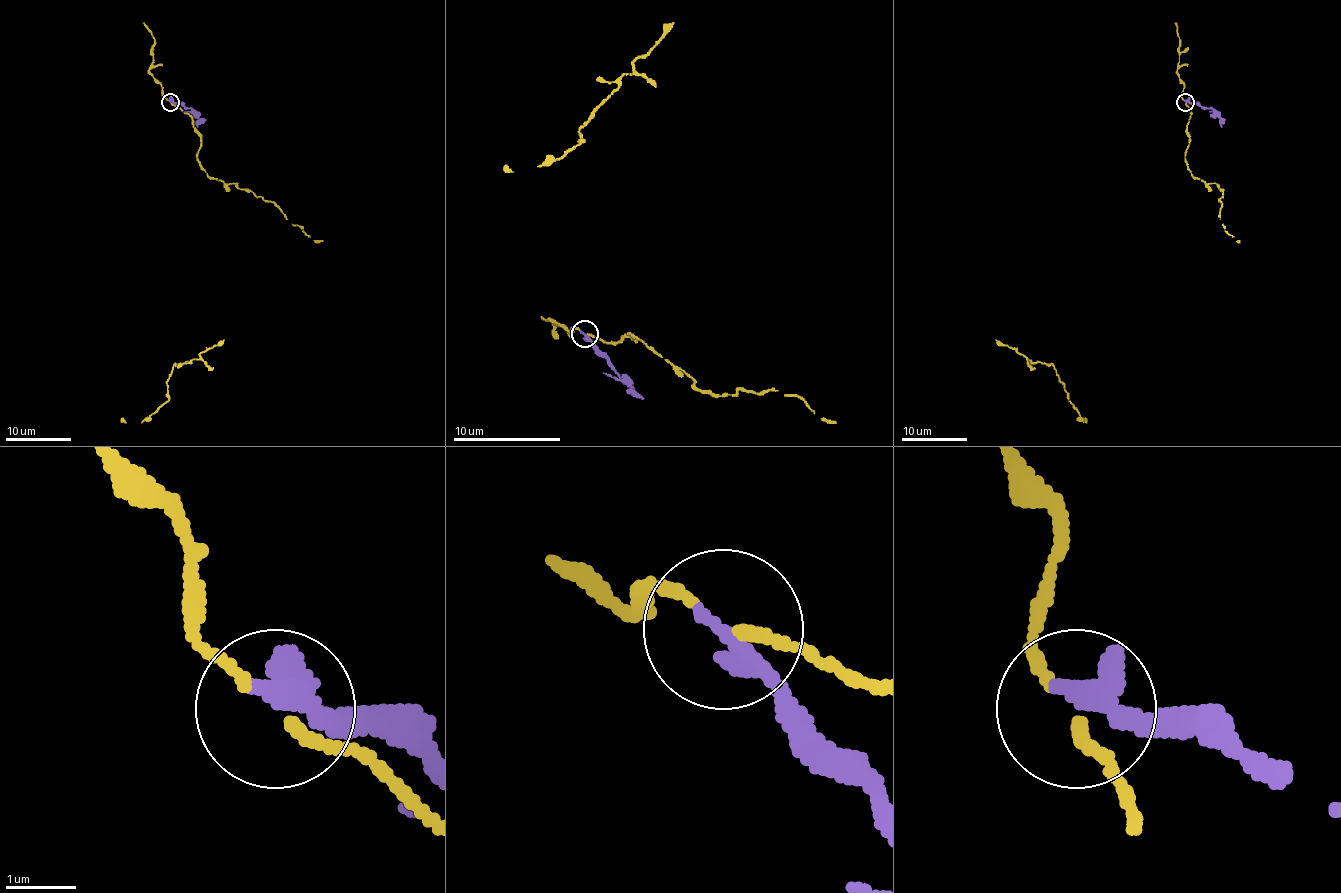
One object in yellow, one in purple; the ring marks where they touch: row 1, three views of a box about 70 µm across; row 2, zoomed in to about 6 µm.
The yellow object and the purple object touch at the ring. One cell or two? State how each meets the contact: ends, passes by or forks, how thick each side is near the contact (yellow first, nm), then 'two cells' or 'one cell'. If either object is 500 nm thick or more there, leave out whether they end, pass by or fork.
yellow passes by | purple ends | 130/360 nm | two cells

